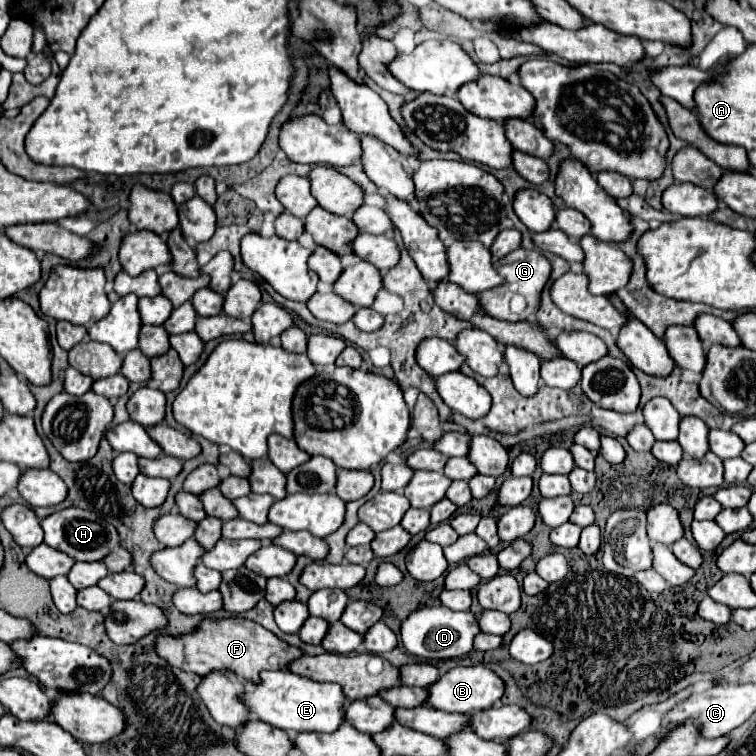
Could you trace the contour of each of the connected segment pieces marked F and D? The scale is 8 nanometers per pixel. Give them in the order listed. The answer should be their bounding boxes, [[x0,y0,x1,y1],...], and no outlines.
[[155,618,301,682],[401,606,479,660]]

